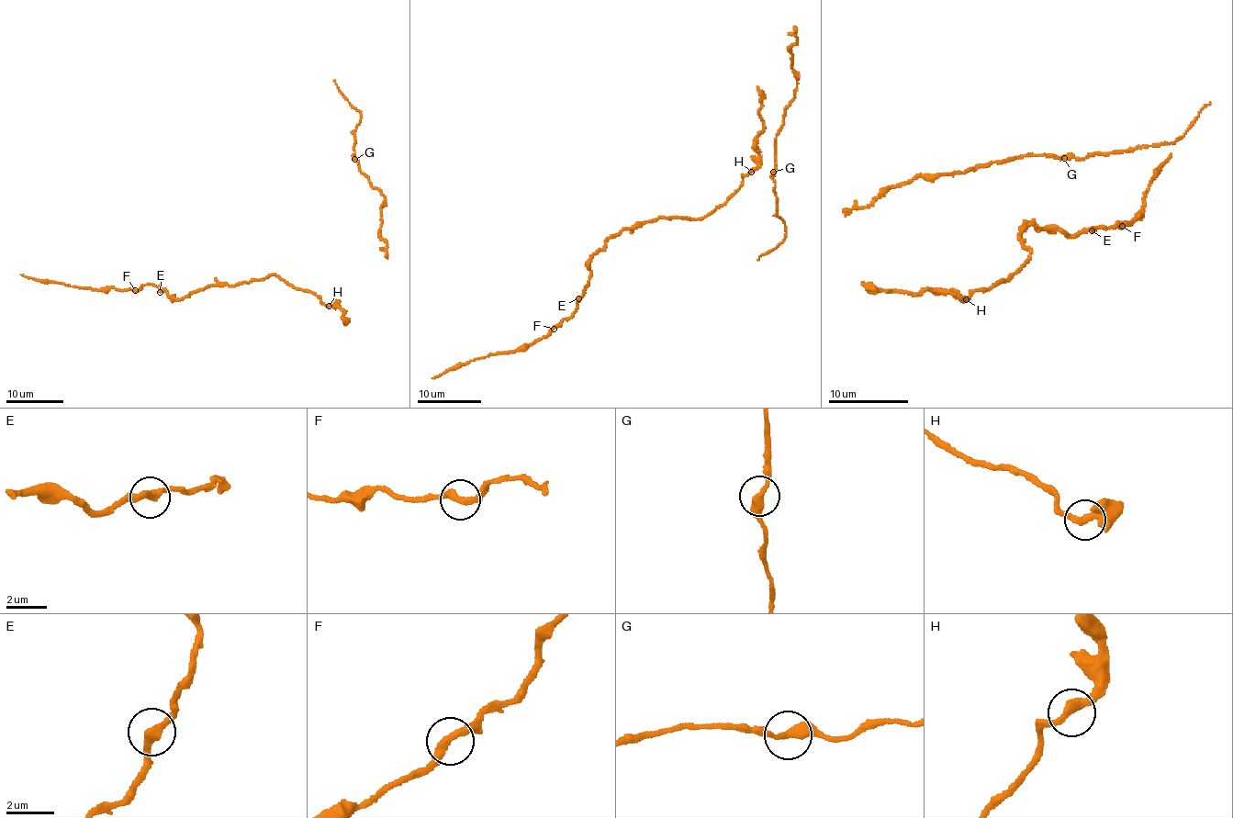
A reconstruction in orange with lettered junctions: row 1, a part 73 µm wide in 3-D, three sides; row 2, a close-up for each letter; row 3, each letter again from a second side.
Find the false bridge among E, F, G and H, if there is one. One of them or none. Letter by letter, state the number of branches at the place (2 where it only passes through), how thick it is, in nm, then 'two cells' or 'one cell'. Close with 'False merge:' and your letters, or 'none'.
E: 2 | 340 nm | one cell
F: 2 | 340 nm | one cell
G: 2 | 340 nm | one cell
H: 2 | 320 nm | one cell
False merge: none

